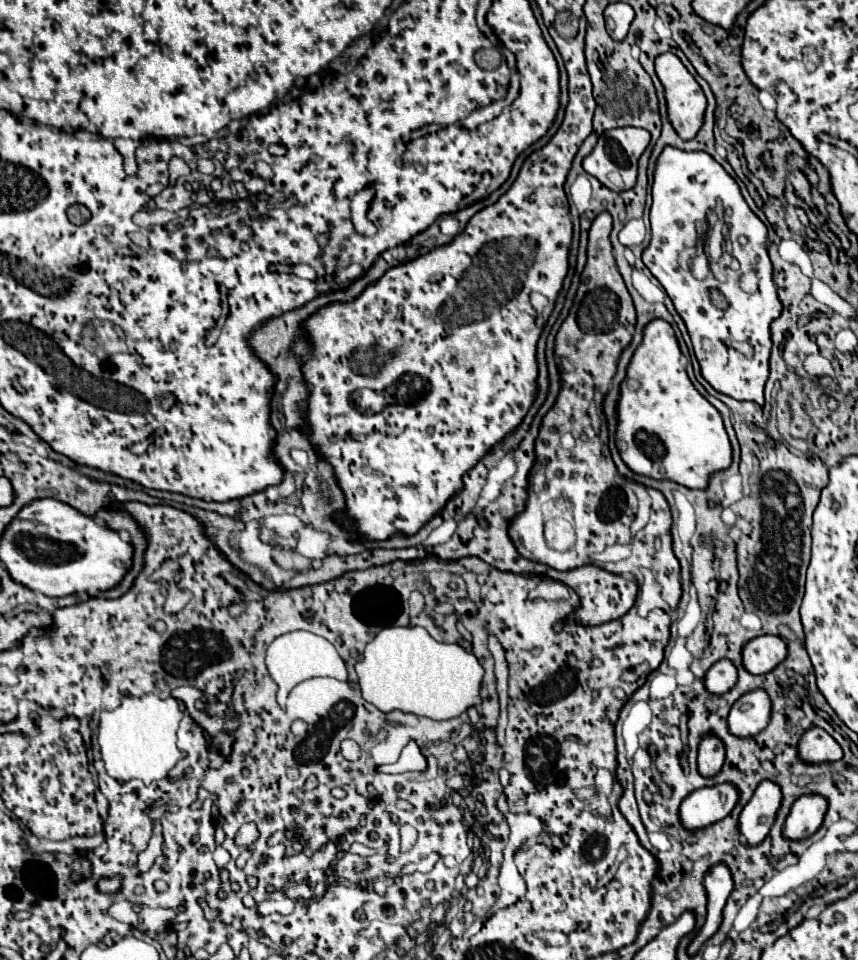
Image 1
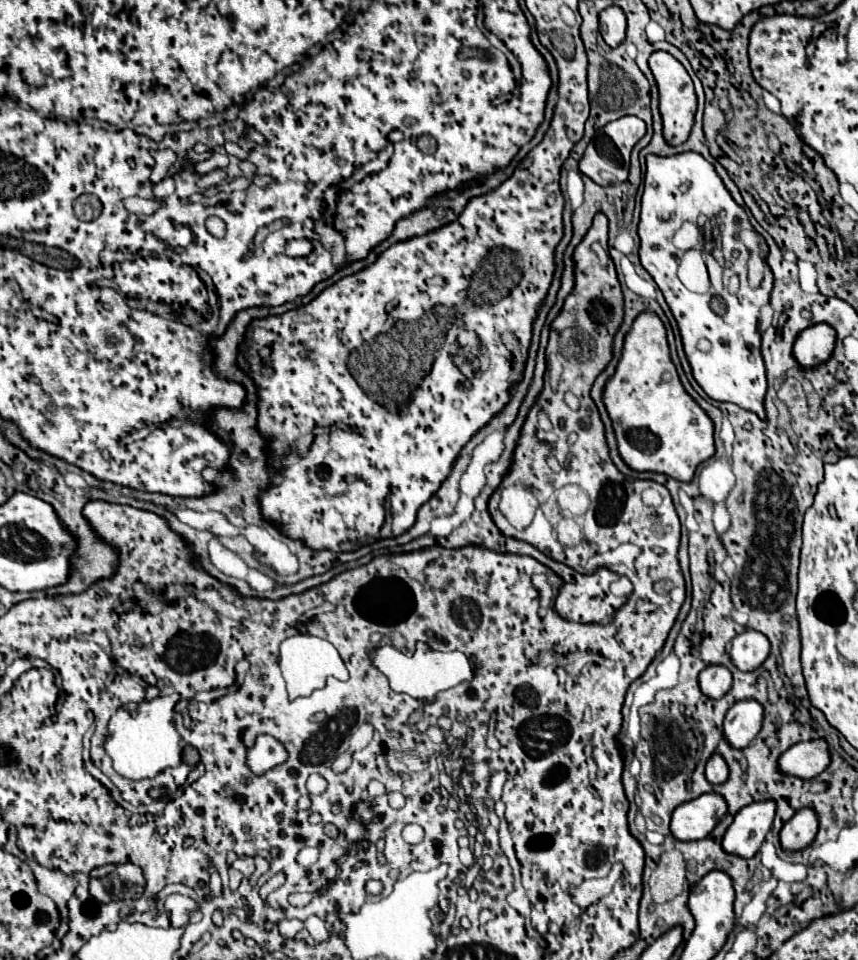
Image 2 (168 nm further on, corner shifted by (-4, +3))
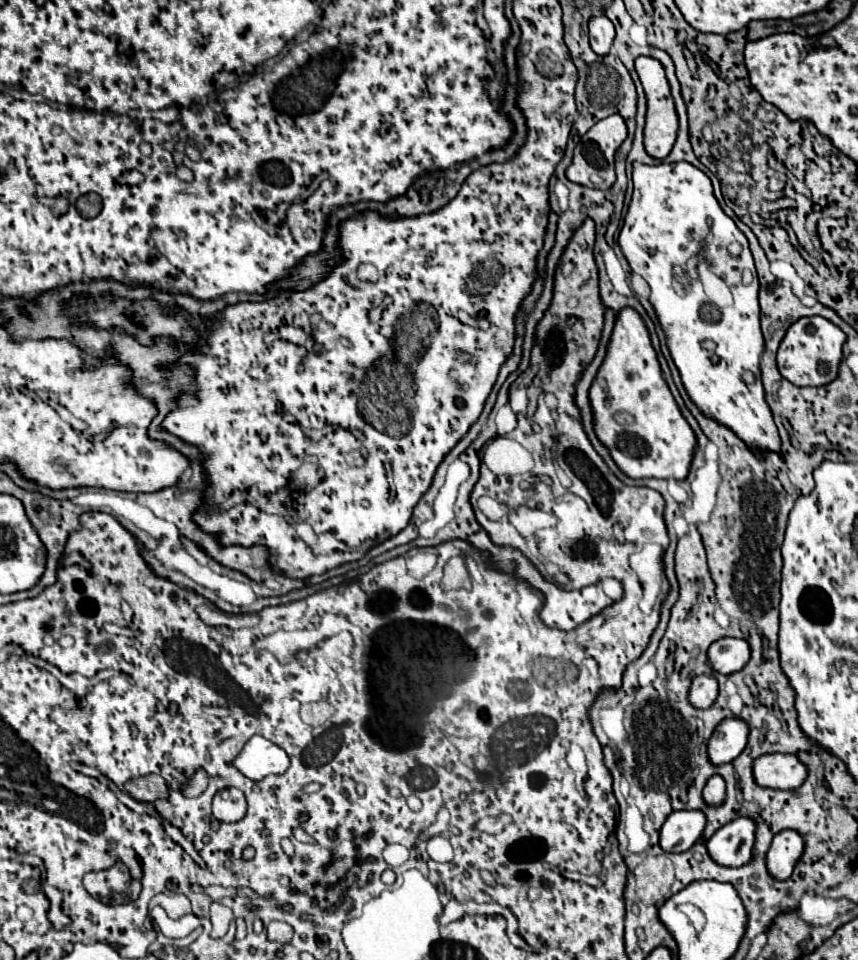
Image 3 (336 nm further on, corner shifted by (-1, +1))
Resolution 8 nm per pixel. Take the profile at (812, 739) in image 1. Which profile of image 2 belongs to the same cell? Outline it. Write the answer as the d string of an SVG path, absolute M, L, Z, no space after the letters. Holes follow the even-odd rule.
M801 741L781 753L777 765L783 775L799 777L799 779L813 779L829 765L827 743L821 741Z

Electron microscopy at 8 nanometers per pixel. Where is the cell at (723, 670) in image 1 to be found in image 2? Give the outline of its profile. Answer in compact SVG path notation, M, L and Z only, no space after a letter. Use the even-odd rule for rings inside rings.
M709 665L699 673L699 687L709 699L721 699L731 689L731 673L721 665Z

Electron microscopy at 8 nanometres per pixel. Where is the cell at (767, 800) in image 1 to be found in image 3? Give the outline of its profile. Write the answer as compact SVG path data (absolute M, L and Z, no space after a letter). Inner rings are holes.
M738 817L718 829L706 843L710 857L718 865L742 867L752 859L756 823L754 819Z

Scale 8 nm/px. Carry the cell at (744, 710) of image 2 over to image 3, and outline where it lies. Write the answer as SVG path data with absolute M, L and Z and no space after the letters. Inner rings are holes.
M740 717L724 719L714 729L714 735L710 737L710 743L708 743L710 761L714 765L722 765L722 763L730 763L732 759L736 759L748 743L748 733L750 729L744 719Z

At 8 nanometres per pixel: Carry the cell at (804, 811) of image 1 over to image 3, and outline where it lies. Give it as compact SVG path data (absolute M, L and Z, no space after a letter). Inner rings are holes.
M780 831L770 845L770 851L766 855L766 865L772 877L784 881L792 875L794 865L802 857L802 851L806 849L806 843L798 831Z

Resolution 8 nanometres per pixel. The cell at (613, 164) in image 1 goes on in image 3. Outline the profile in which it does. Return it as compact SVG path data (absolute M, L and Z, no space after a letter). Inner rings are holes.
M610 115L602 121L598 121L576 145L574 149L574 159L572 165L566 169L566 177L572 183L584 185L584 187L594 187L594 189L610 189L616 181L616 171L614 171L614 155L622 141L628 137L628 127L626 121L620 115Z

